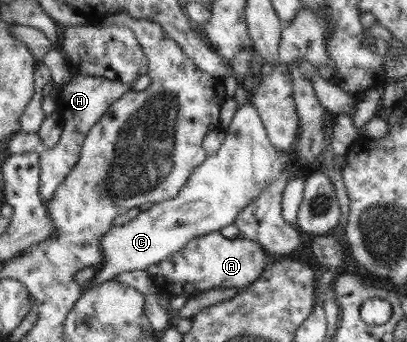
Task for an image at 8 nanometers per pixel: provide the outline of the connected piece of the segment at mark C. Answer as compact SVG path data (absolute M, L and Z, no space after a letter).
M253 99L239 106L231 124L225 131L224 141L214 156L206 157L204 162L197 166L190 174L188 182L181 187L178 197L167 201L154 203L140 210L139 214L122 225L111 225L110 229L100 239L100 250L104 254L104 262L92 278L92 285L104 283L114 278L116 274L131 270L146 271L149 266L166 260L170 255L177 253L190 239L210 232L218 232L224 226L234 224L238 212L248 206L278 177L286 168L291 155L288 152L278 151L255 110Z

